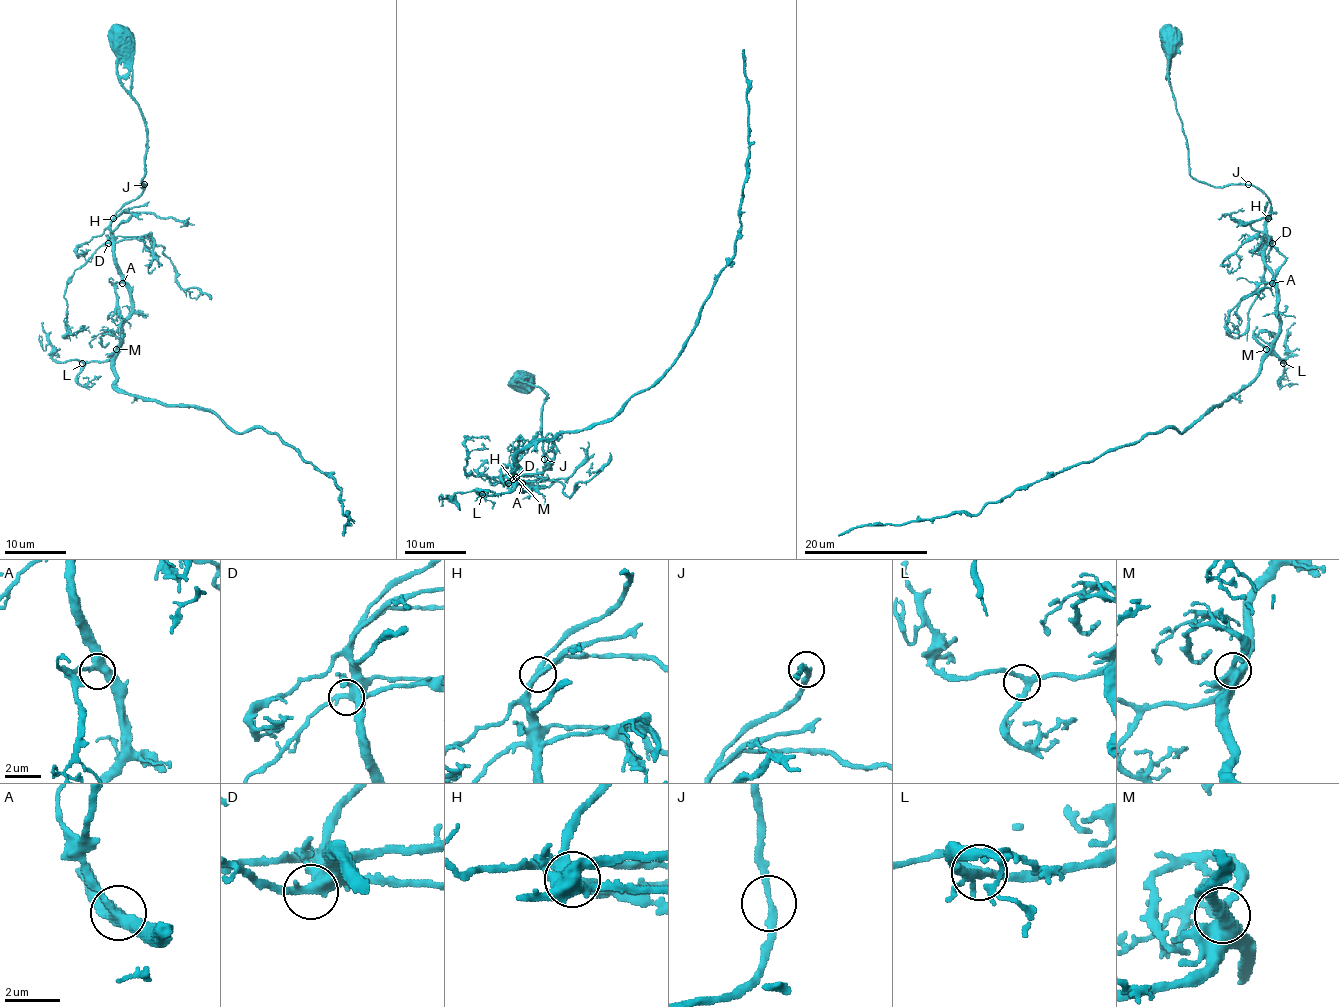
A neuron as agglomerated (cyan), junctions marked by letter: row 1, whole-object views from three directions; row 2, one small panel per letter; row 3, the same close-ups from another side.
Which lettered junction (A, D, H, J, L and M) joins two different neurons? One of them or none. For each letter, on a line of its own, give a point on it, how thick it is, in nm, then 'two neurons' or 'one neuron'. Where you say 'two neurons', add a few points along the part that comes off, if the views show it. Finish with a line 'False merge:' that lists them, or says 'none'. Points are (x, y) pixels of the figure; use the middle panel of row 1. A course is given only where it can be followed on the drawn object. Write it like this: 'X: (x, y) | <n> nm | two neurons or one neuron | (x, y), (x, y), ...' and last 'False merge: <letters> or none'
A: (522, 483) | 400 nm | one neuron
D: (508, 483) | 360 nm | one neuron
H: (513, 479) | 320 nm | one neuron
J: (544, 459) | 220 nm | one neuron
L: (482, 494) | 240 nm | one neuron
M: (516, 477) | 440 nm | one neuron
False merge: none

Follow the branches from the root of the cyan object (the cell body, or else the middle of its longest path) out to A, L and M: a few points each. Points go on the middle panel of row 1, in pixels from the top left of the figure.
A: (522, 378), (530, 378), (547, 395), (542, 404), (544, 472), (525, 482), (510, 477), (515, 476), (522, 483)
L: (522, 378), (547, 395), (544, 472), (525, 482), (510, 477), (527, 489), (516, 485), (482, 494)
M: (522, 378), (530, 378), (547, 395), (542, 404), (544, 472), (525, 482), (510, 477), (527, 489), (516, 477)

